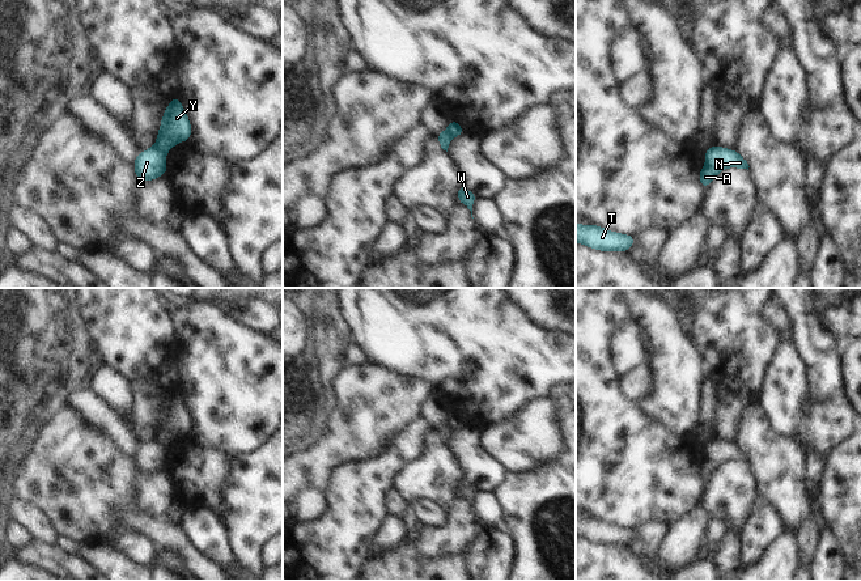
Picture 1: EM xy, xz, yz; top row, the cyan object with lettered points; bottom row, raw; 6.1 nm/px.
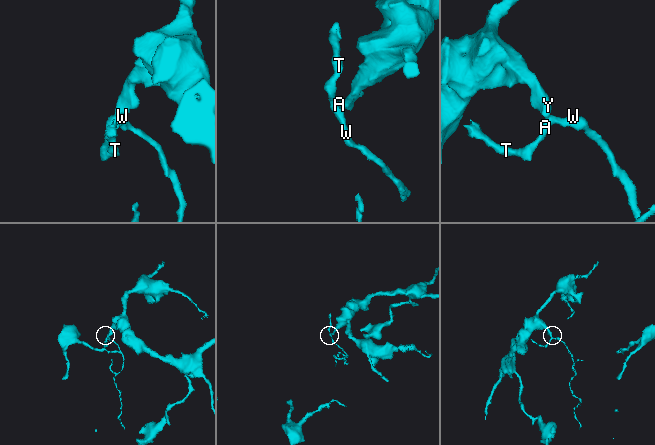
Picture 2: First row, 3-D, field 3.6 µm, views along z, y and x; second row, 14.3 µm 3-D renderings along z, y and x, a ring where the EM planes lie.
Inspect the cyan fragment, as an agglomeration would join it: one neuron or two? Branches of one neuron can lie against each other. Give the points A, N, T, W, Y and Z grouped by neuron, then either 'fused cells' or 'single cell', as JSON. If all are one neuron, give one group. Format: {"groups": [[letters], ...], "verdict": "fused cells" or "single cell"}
{"groups": [["A", "N", "T", "W", "Z"], ["Y"]], "verdict": "fused cells"}

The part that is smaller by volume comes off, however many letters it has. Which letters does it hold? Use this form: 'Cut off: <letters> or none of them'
Cut off: A, N, T, W, Z

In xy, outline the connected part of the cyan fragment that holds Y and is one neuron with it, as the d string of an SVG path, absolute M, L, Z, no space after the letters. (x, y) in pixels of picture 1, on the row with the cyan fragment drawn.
M170 98L167 107L161 116L161 126L158 128L154 148L167 153L178 143L190 140L191 135L191 123L181 103L181 98Z

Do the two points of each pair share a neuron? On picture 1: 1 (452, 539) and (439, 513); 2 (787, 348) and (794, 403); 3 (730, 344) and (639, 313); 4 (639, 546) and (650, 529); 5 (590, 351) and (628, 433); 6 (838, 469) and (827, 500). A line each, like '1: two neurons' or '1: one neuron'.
1: two neurons
2: one neuron
3: two neurons
4: one neuron
5: one neuron
6: one neuron

